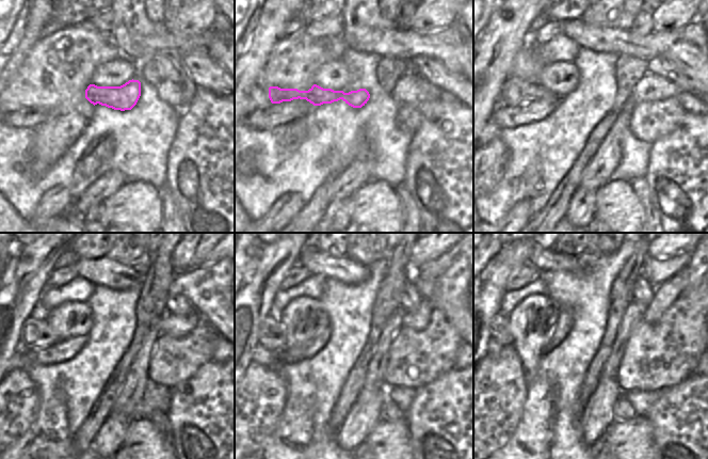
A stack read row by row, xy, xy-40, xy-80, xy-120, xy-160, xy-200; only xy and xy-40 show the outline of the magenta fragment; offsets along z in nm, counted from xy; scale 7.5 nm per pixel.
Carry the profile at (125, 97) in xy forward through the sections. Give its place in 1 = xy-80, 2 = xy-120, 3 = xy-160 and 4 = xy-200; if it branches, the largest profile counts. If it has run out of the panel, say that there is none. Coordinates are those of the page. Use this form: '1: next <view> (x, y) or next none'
1: next xy-80 (514, 91)
2: next xy-120 (36, 333)
3: next xy-160 (271, 333)
4: next xy-200 (499, 325)

